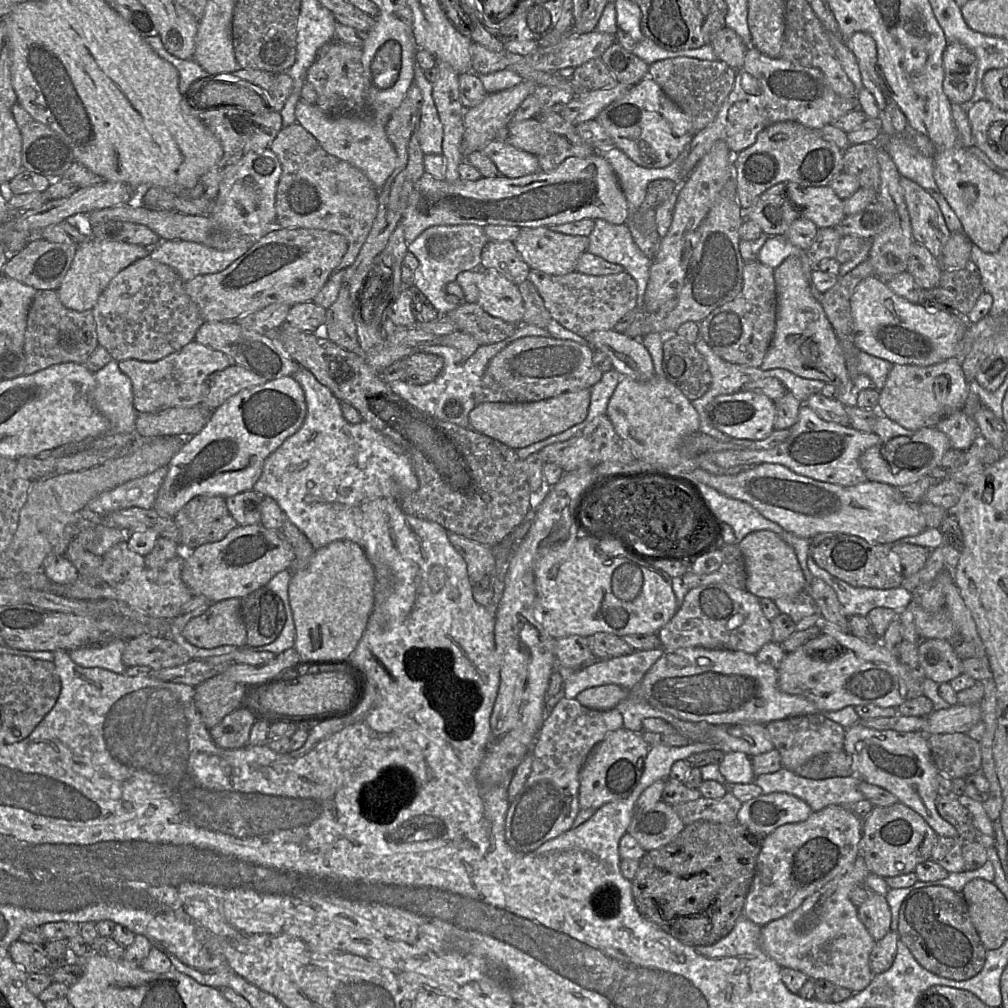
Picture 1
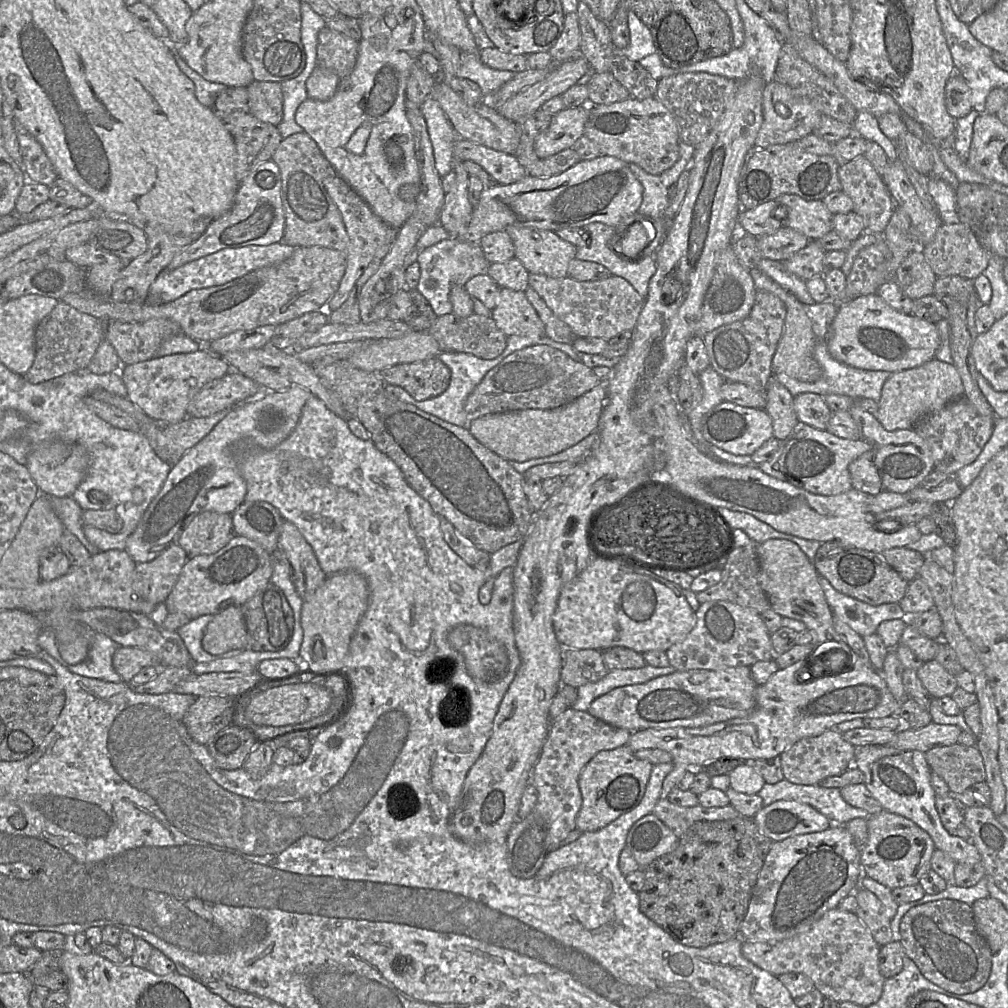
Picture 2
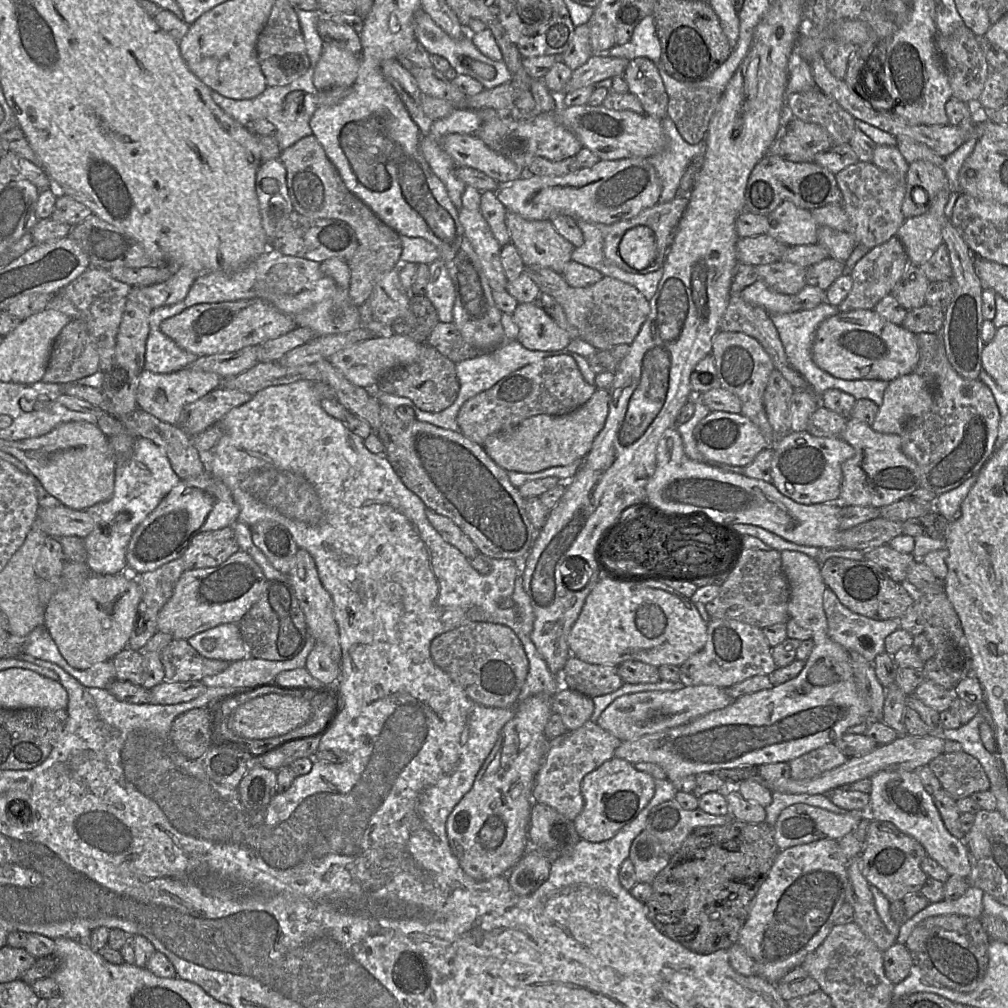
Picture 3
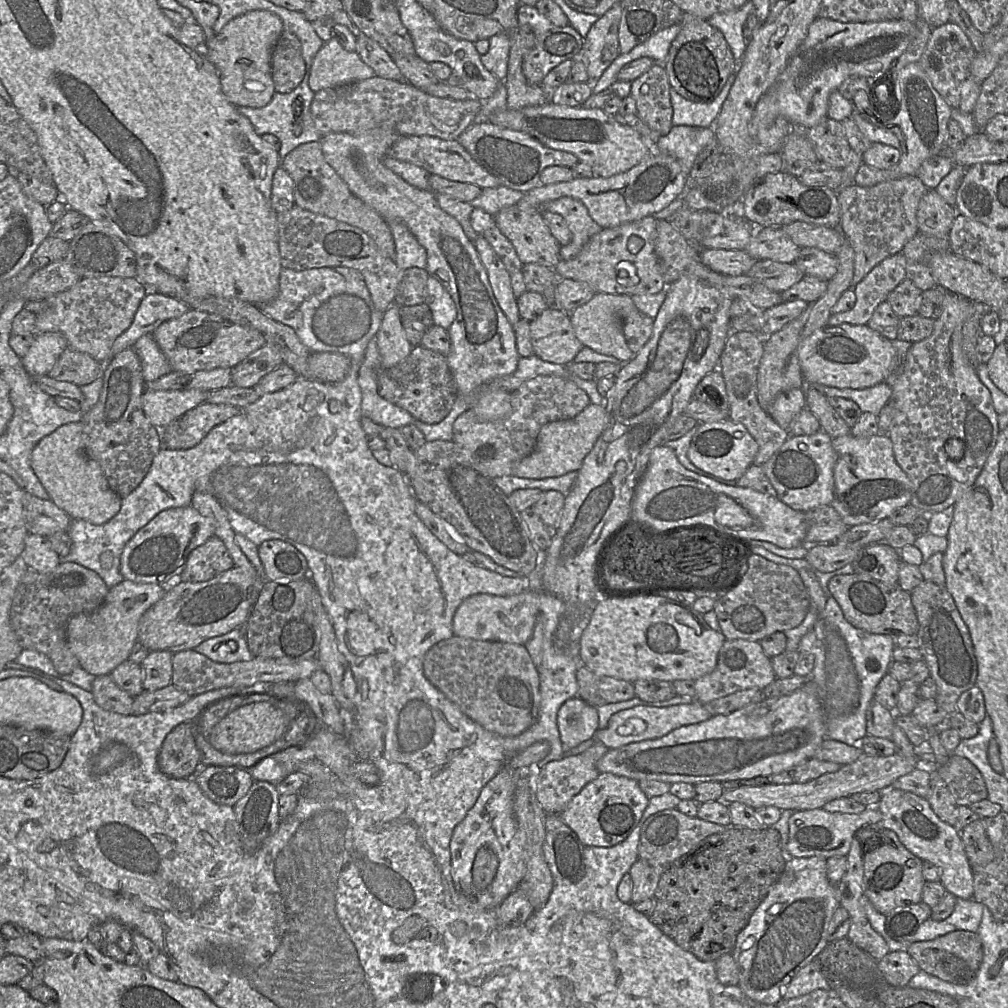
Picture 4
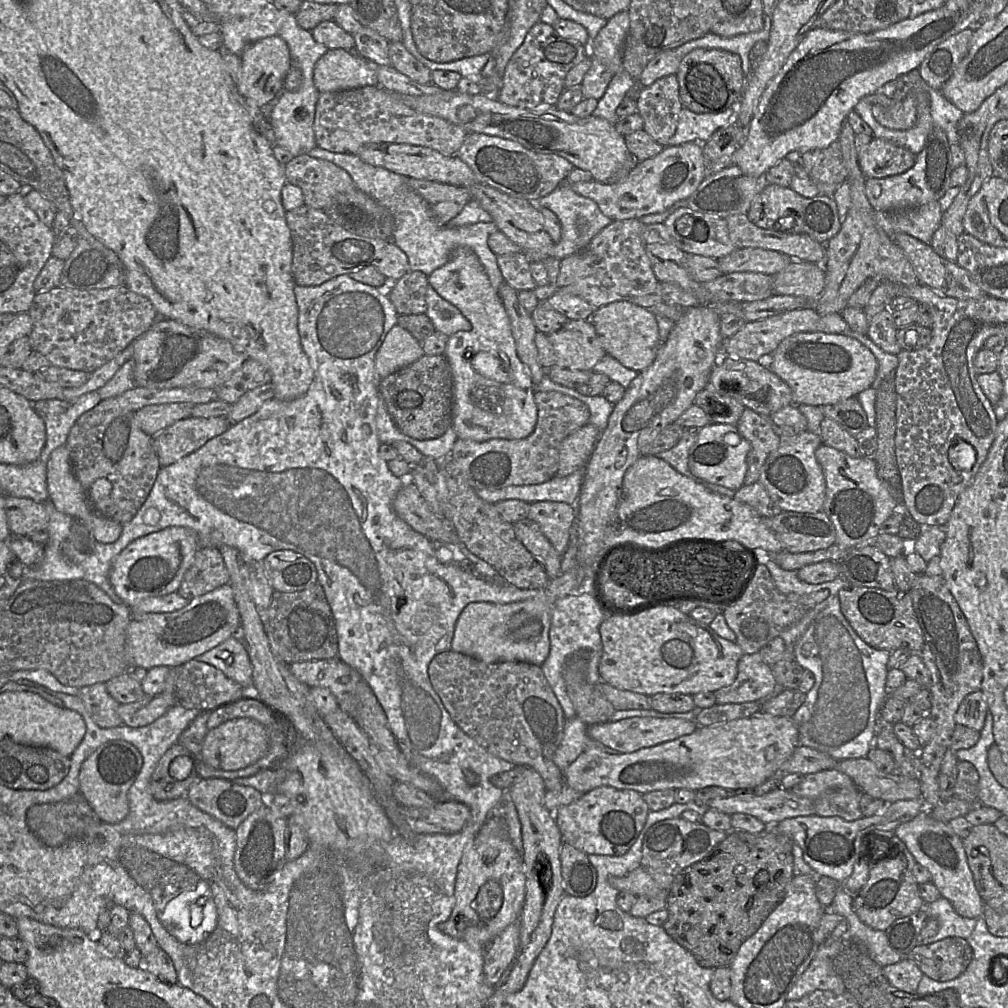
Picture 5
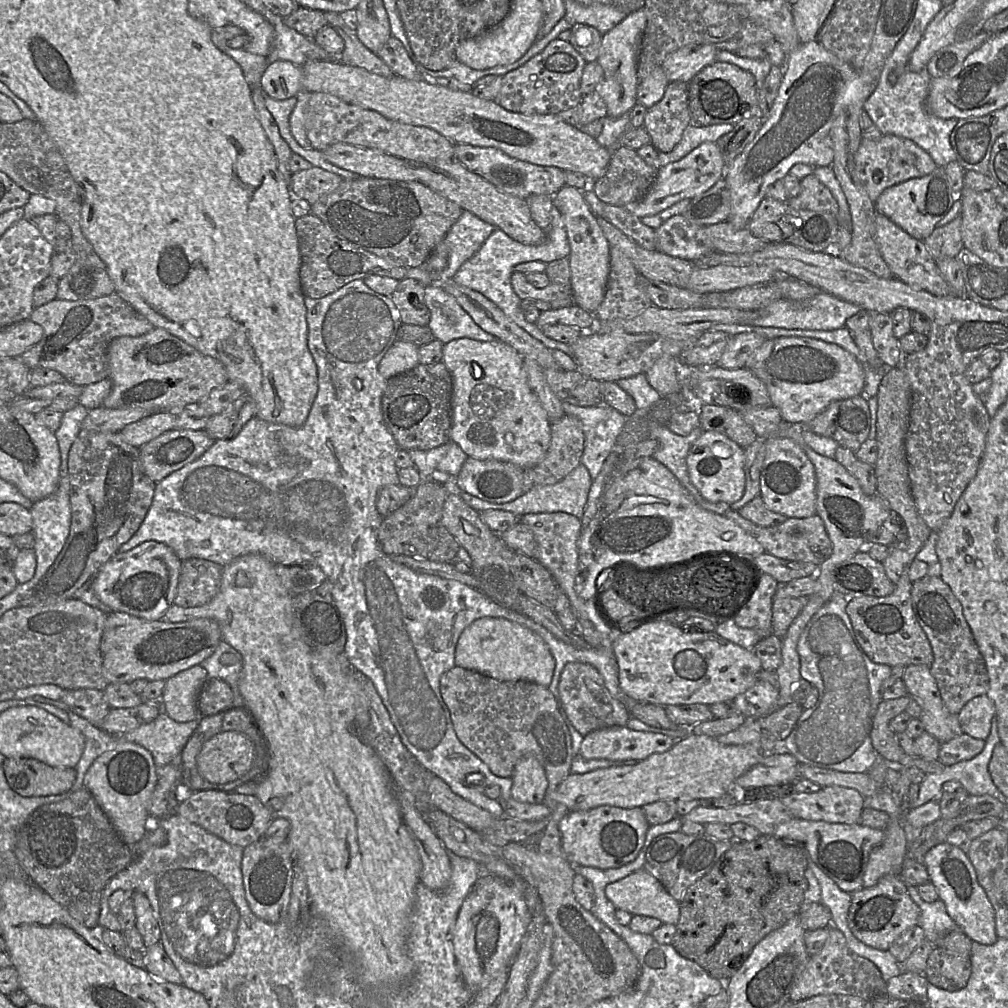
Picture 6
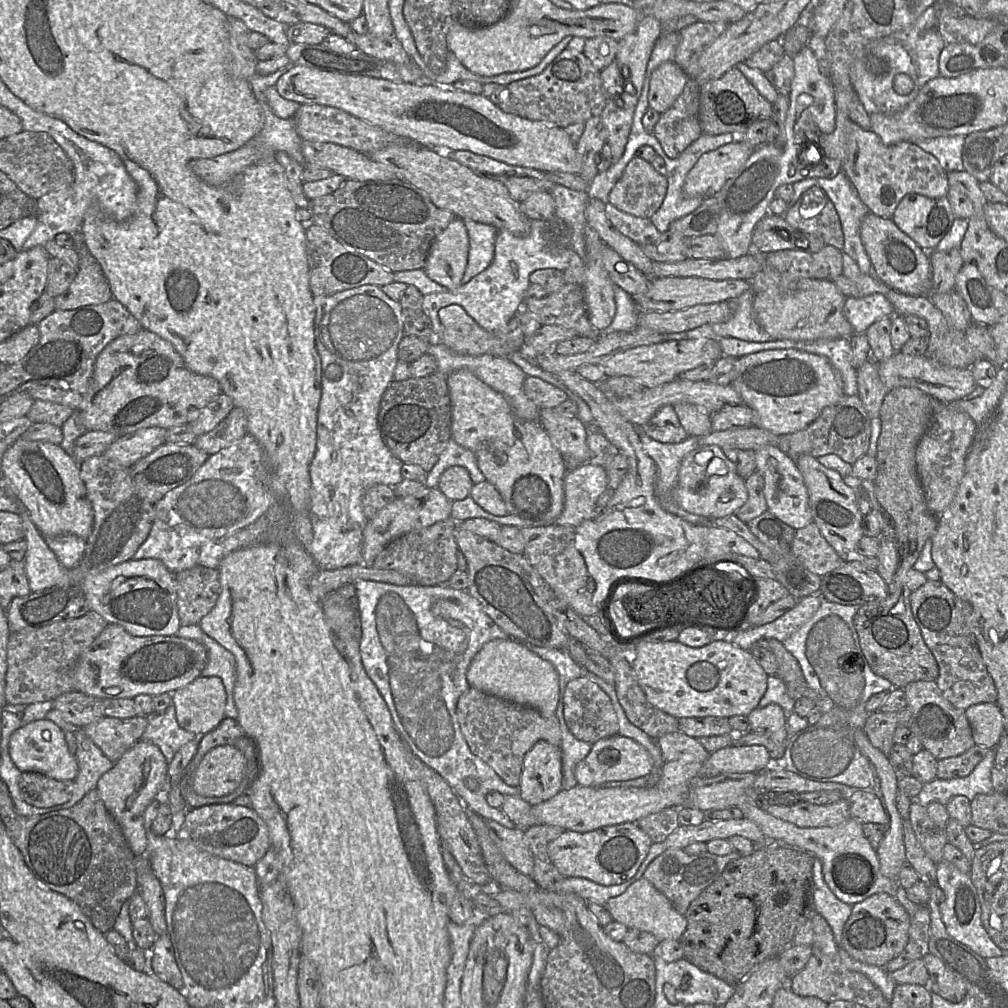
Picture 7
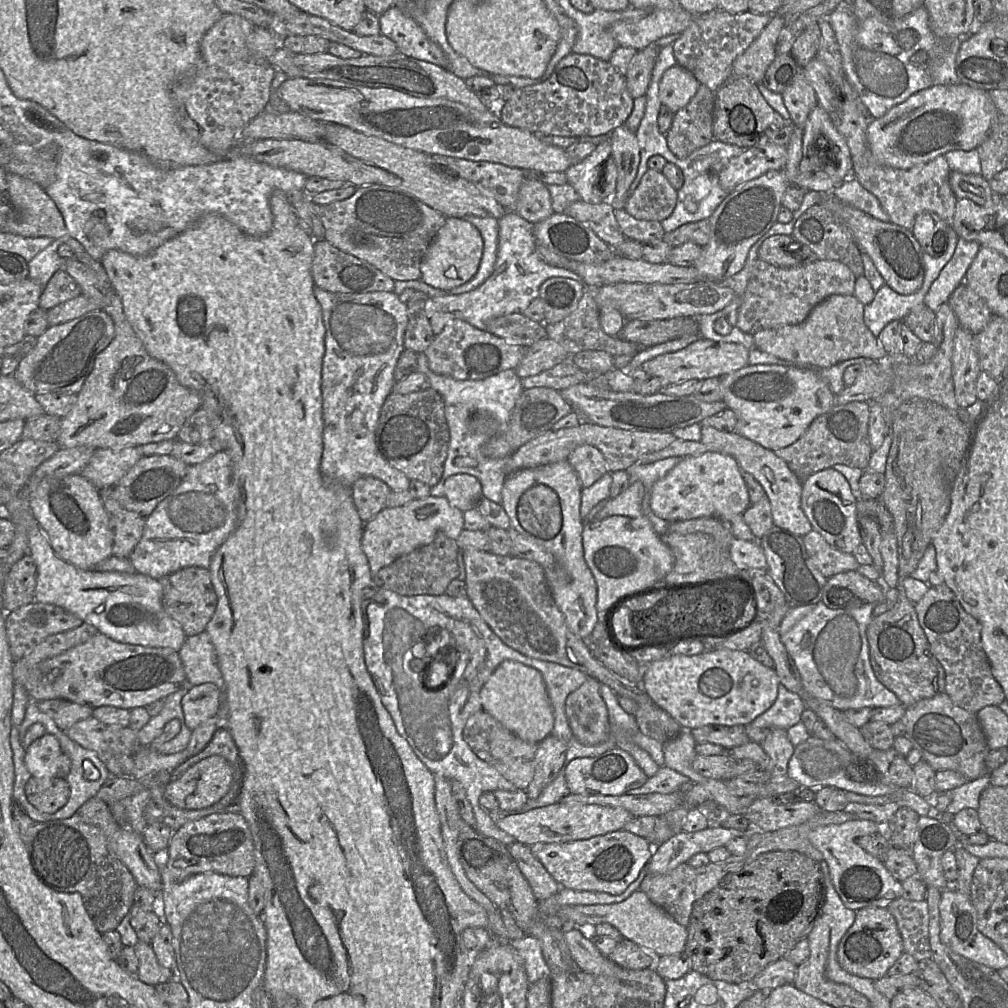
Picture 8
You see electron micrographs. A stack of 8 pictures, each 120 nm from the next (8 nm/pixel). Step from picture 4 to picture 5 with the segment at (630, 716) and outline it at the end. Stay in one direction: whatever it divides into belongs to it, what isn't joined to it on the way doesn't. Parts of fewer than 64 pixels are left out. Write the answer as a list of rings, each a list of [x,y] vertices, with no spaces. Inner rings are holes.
[[[630,717],[588,726],[586,733],[591,739],[618,753],[632,753],[642,748],[652,747],[691,734],[696,728],[695,721],[684,718]]]

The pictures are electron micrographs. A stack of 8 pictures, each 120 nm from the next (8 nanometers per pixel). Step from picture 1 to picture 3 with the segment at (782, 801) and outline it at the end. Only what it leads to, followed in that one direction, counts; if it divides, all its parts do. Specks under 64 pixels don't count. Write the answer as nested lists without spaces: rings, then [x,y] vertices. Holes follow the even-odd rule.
[[[792,804],[782,810],[774,823],[774,839],[780,851],[821,839],[839,841],[845,835],[854,832],[864,814],[868,814],[868,811],[852,810],[845,814],[837,814],[808,804]]]

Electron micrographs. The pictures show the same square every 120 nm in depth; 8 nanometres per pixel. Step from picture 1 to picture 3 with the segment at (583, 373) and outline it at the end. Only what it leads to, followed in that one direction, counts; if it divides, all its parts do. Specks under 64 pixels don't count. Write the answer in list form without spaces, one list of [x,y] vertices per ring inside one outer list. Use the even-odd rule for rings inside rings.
[[[565,354],[548,356],[507,374],[490,389],[467,400],[458,412],[457,422],[460,432],[465,437],[483,446],[489,436],[508,432],[529,417],[540,414],[563,415],[570,413],[588,401],[595,390],[596,386],[585,381],[572,357]]]

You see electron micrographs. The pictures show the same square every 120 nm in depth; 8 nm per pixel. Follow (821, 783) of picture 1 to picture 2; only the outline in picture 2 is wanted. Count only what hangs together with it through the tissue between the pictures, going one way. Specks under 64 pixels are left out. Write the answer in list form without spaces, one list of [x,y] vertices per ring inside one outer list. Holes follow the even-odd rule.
[[[785,778],[774,784],[765,783],[759,795],[764,806],[778,800],[795,800],[808,804],[837,825],[845,826],[855,818],[868,819],[870,815],[845,802],[838,788],[795,784]]]

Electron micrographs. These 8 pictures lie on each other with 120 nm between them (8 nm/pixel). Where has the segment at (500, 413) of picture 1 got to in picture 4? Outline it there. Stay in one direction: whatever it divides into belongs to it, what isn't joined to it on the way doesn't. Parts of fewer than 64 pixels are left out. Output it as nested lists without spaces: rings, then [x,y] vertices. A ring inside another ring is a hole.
[[[605,402],[604,405],[590,403],[574,418],[545,424],[539,431],[534,451],[515,466],[513,475],[523,478],[544,479],[578,471],[606,425]]]

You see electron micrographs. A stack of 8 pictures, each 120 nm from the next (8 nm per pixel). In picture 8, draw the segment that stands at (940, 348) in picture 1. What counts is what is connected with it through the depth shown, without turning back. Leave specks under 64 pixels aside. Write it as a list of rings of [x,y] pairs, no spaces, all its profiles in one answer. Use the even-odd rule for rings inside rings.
[[[748,364],[744,368],[721,377],[722,399],[737,416],[735,433],[772,451],[796,442],[819,415],[835,406],[835,394],[821,377],[820,371],[792,364]]]

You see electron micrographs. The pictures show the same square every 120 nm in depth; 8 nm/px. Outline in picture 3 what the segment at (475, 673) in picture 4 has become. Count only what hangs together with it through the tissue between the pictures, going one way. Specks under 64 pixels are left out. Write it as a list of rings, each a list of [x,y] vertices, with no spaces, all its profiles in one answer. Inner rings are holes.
[[[489,622],[466,623],[437,636],[430,645],[434,663],[476,703],[487,707],[515,708],[528,674],[529,662],[515,632]]]

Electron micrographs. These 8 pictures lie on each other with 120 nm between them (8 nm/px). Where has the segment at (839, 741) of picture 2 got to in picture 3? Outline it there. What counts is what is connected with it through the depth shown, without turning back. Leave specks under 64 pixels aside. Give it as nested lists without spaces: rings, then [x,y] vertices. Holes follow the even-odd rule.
[[[829,743],[788,762],[790,778],[793,780],[811,779],[847,761],[848,758],[838,750],[835,744]]]

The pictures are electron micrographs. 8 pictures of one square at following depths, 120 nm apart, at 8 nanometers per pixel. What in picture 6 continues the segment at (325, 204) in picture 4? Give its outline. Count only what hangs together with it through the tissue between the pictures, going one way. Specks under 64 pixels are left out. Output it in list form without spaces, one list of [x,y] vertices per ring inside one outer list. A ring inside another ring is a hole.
[[[312,166],[293,173],[289,180],[289,187],[294,197],[305,199],[312,205],[322,196],[337,188],[342,179],[336,173]]]

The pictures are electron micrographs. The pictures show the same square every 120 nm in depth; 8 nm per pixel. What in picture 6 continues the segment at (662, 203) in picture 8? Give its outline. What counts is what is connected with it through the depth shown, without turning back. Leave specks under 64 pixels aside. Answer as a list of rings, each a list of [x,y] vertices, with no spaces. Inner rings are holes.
[[[619,144],[612,152],[611,161],[606,173],[594,180],[593,190],[604,203],[618,207],[640,200],[652,186],[657,169],[647,164],[633,149]]]

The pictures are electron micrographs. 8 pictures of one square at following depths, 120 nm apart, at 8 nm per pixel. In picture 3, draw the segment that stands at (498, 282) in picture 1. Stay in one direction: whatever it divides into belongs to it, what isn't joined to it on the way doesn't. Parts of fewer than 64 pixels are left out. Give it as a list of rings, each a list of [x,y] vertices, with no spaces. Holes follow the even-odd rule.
[[[537,302],[518,303],[511,316],[519,329],[516,341],[529,350],[562,350],[571,341],[569,334]]]

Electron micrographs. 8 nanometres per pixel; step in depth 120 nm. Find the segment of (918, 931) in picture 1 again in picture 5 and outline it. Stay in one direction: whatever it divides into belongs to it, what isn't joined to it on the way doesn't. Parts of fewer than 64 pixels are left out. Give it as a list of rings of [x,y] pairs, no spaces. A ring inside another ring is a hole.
[[[948,937],[931,944],[918,945],[907,957],[929,978],[946,982],[965,972],[973,959],[973,950],[967,939]]]

